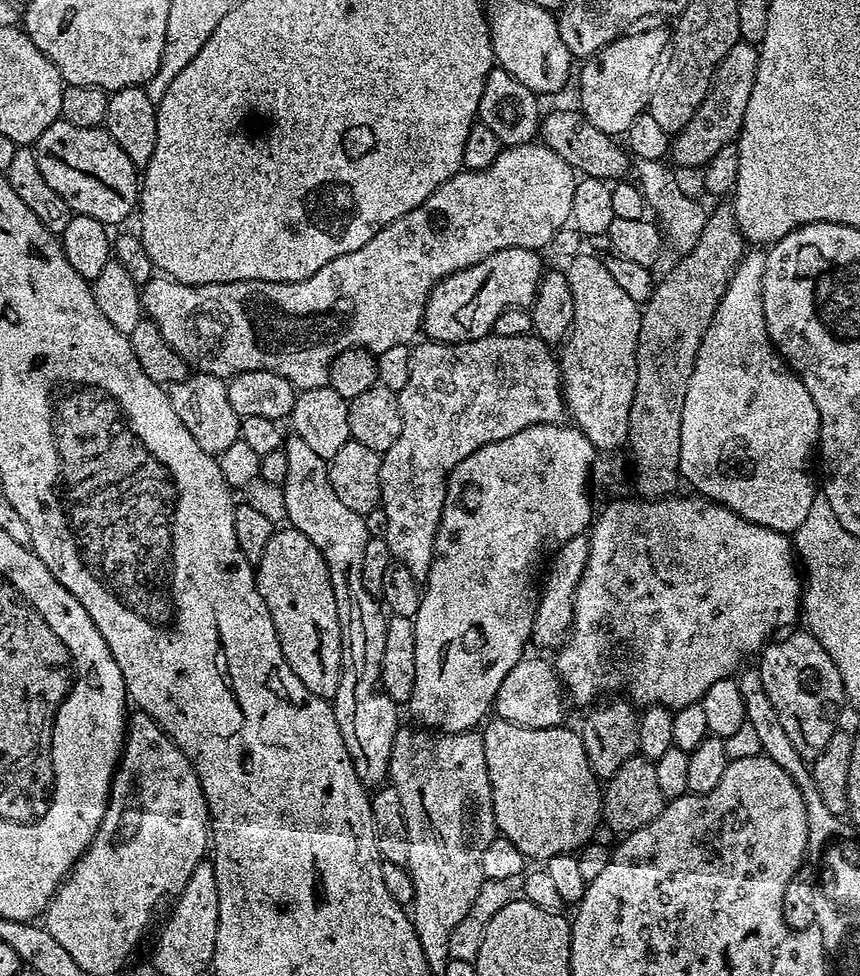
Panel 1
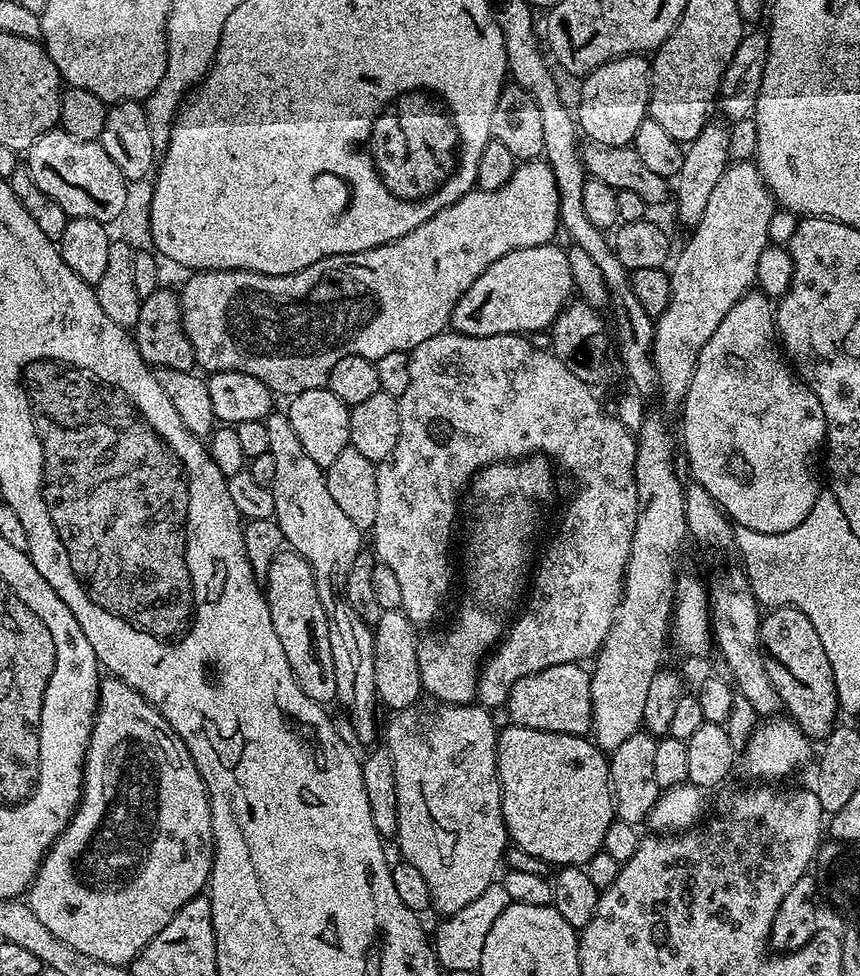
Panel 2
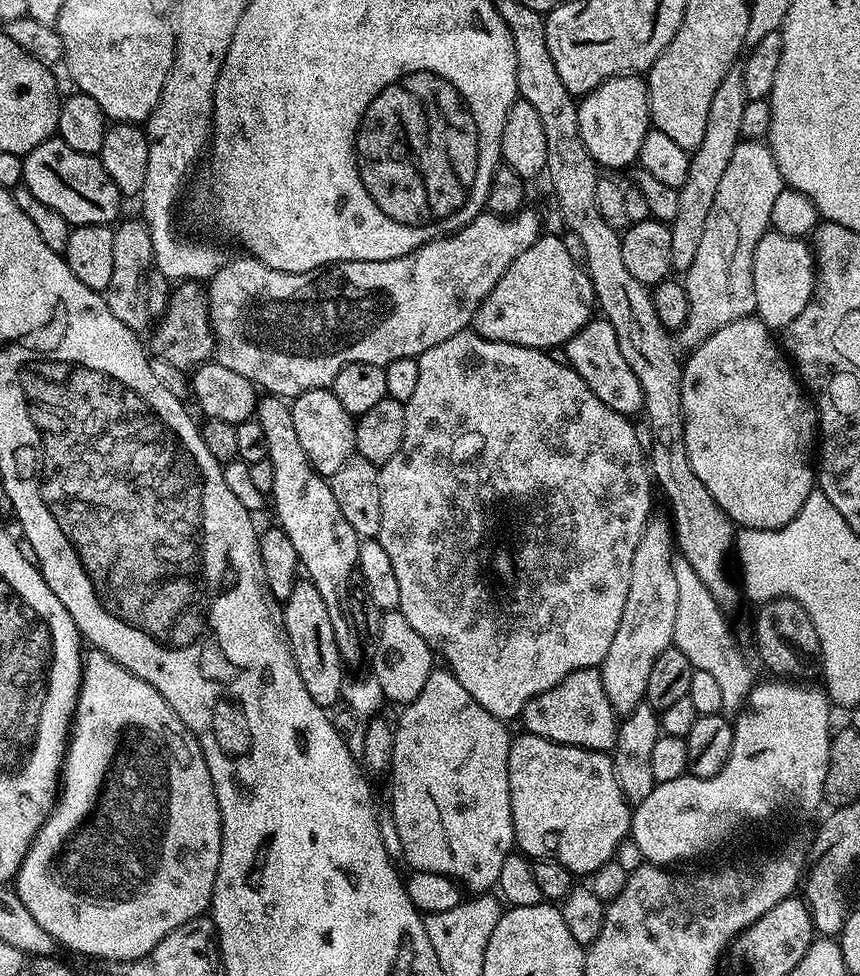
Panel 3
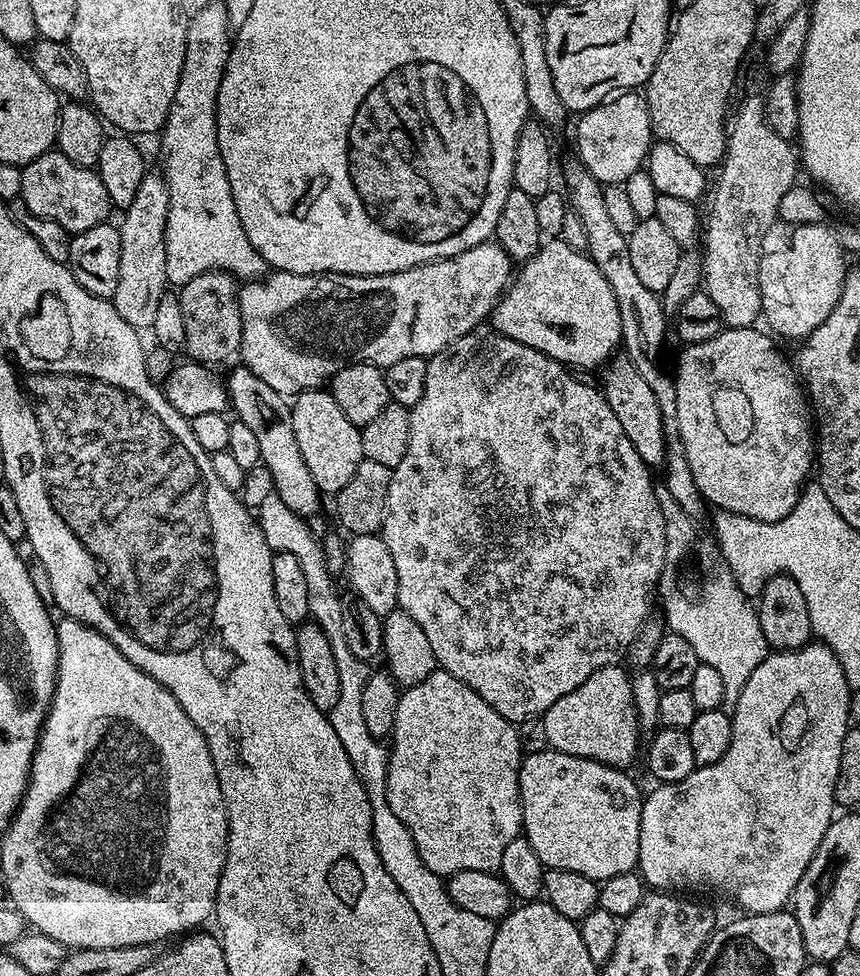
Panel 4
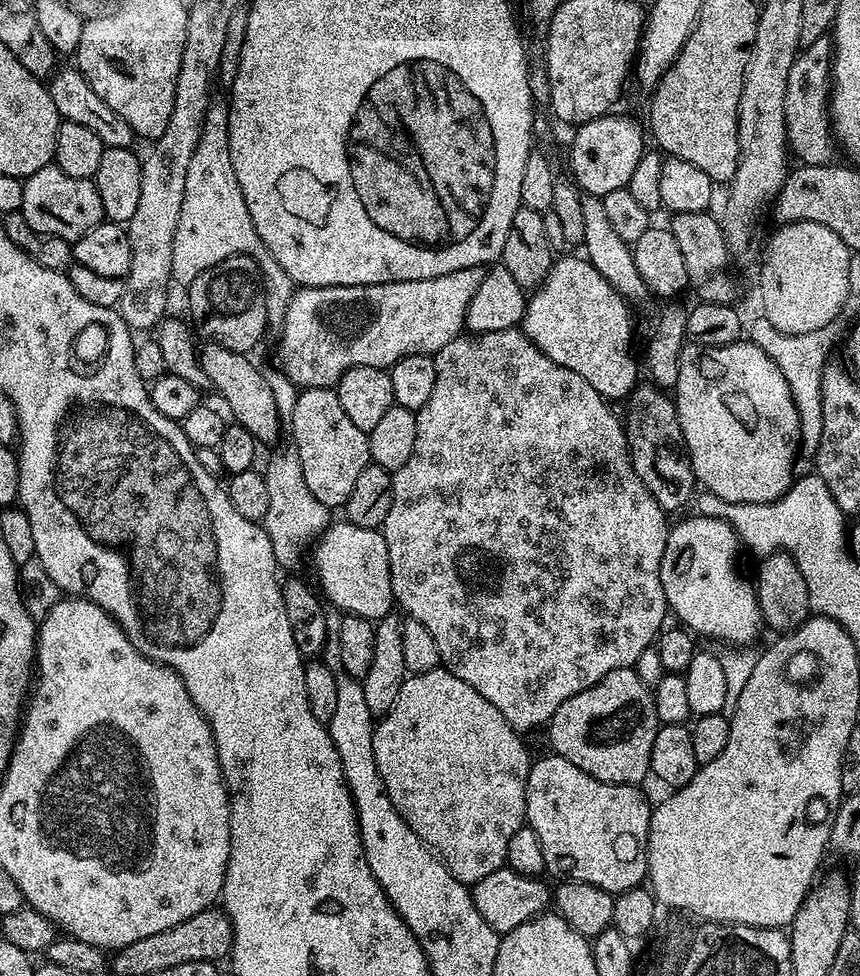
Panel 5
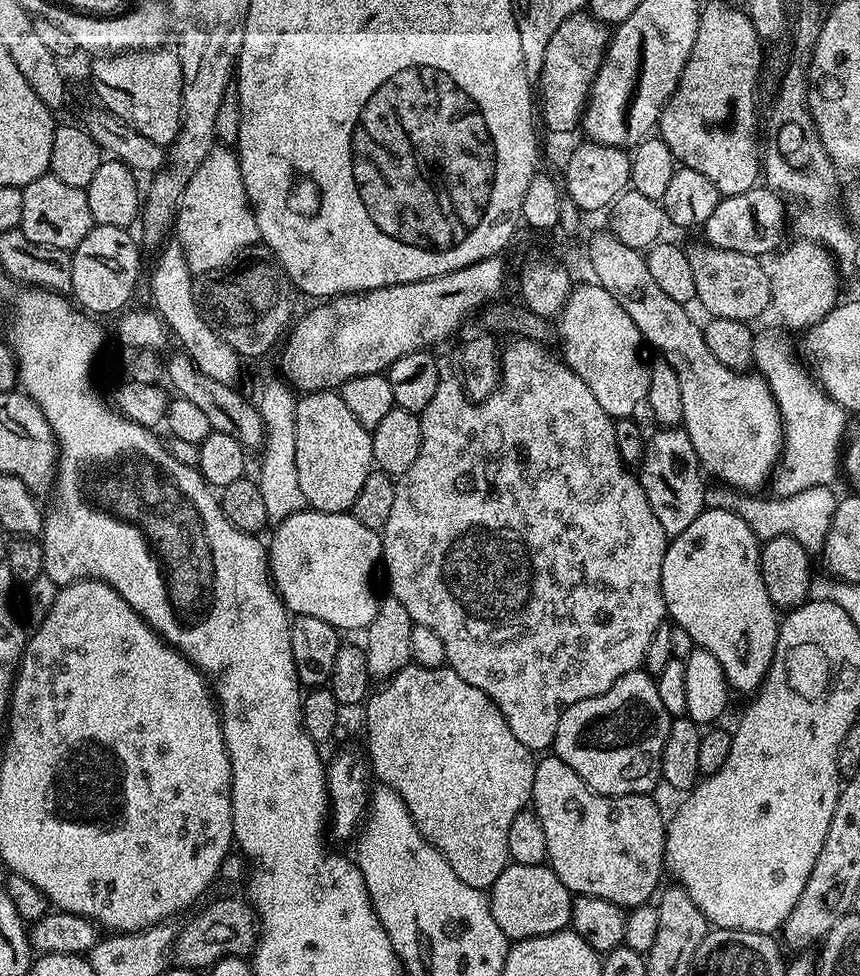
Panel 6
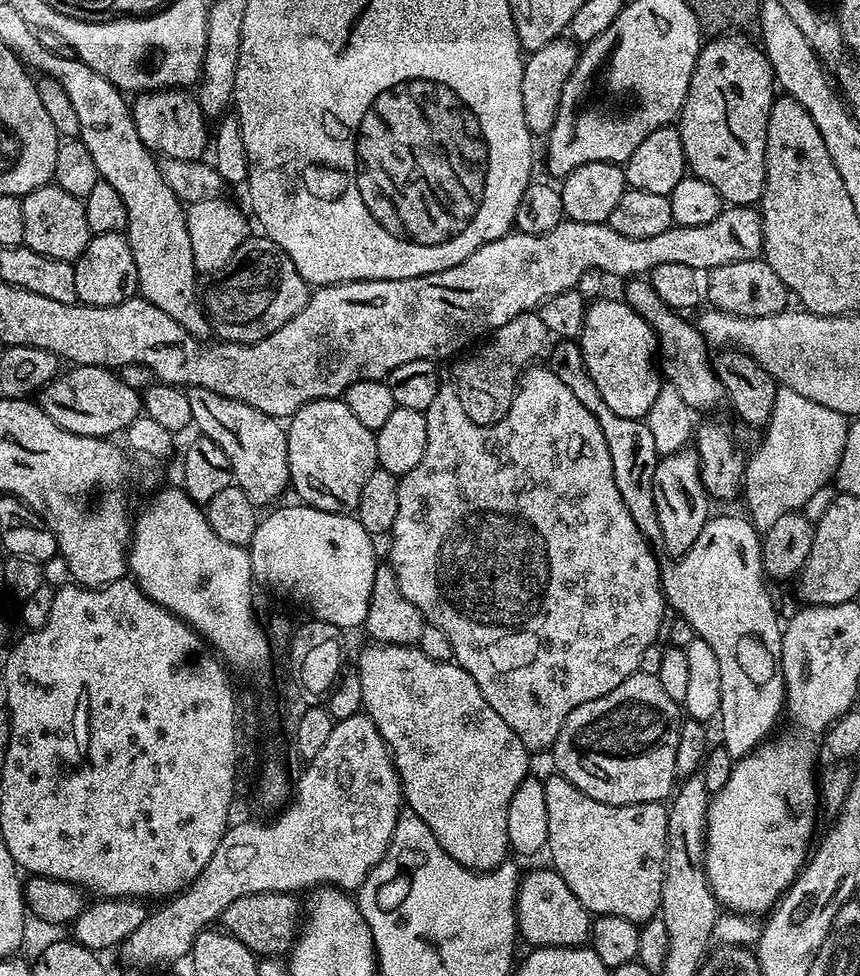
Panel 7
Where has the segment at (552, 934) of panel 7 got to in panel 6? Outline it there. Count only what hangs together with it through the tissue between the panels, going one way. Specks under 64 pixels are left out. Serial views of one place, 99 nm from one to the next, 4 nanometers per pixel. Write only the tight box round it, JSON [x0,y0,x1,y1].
[487,863,573,941]

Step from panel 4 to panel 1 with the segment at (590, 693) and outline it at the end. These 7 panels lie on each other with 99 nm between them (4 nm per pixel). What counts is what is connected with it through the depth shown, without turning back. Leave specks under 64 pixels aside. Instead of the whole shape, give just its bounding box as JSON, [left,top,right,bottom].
[494,654,566,728]

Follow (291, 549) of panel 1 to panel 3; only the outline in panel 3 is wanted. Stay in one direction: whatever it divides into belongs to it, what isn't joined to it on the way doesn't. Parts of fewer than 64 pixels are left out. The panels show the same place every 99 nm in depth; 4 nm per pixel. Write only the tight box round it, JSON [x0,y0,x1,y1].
[283,578,346,710]

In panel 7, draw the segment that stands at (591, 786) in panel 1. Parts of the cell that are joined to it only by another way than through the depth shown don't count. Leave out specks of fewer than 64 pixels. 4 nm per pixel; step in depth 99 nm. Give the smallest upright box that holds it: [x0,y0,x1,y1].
[544,774,668,926]

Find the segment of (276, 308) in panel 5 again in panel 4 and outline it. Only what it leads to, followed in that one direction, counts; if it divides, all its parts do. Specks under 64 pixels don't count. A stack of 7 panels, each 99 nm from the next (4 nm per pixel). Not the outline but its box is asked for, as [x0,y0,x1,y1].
[158,3,269,286]

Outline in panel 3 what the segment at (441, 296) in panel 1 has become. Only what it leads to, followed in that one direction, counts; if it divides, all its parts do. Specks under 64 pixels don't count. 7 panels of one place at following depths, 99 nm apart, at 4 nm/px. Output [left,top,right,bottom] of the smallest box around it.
[474,234,596,350]

